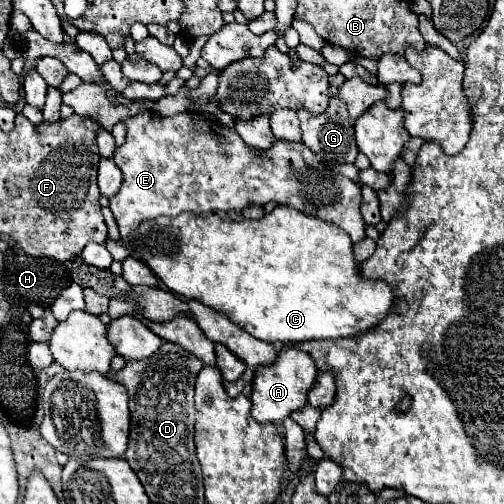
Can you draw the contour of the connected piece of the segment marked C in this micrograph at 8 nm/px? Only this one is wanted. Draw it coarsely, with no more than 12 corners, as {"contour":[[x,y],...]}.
{"contour":[[292,207],[140,223],[114,261],[268,343],[356,337],[396,289]]}

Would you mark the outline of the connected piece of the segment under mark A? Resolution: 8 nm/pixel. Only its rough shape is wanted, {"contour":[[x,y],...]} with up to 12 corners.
{"contour":[[282,345],[256,369],[250,397],[258,423],[280,423],[306,405],[318,369]]}

